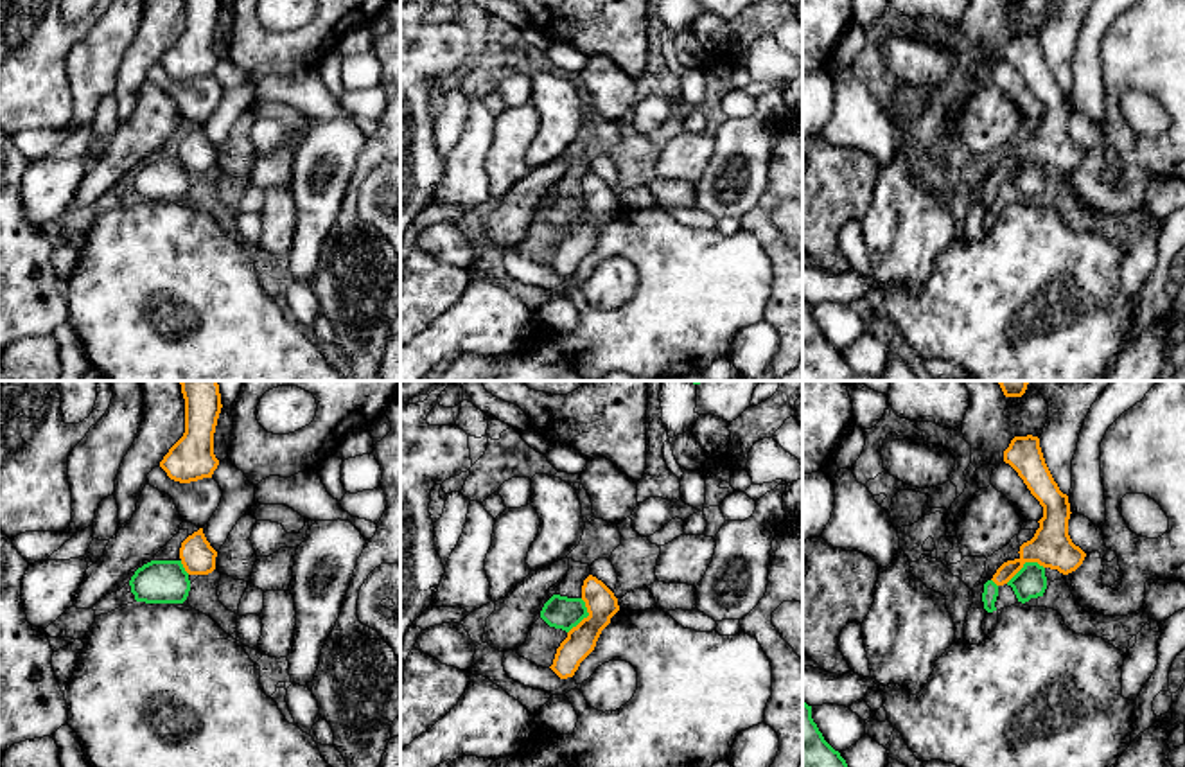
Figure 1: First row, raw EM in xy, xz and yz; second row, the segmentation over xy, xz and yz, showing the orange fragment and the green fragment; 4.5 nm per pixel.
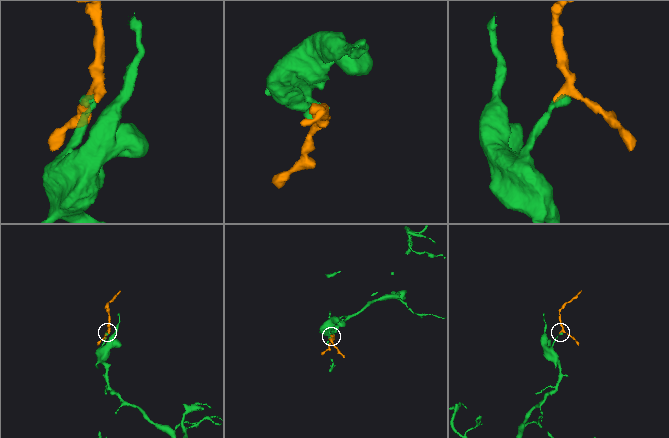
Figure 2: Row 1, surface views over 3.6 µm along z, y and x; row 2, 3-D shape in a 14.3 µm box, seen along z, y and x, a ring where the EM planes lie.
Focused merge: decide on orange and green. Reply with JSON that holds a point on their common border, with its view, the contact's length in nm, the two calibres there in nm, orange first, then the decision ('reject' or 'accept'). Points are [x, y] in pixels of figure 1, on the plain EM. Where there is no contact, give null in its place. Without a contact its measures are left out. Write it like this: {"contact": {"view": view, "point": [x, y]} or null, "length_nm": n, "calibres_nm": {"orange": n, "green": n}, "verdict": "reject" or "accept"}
{"contact": {"view": "yz", "point": [1024, 160]}, "length_nm": 190, "calibres_nm": {"orange": 190, "green": 140}, "verdict": "accept"}

